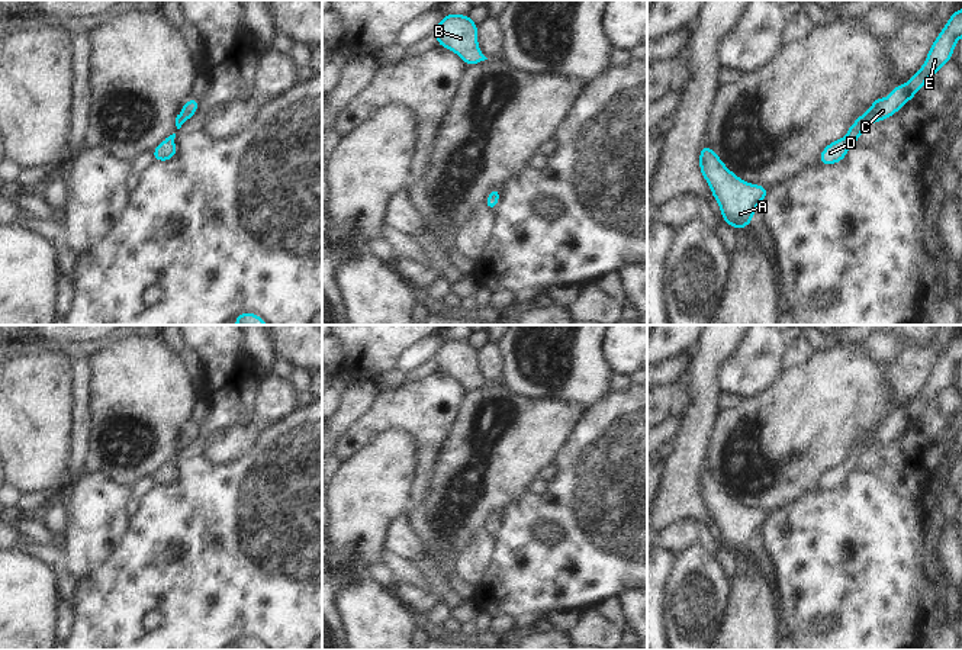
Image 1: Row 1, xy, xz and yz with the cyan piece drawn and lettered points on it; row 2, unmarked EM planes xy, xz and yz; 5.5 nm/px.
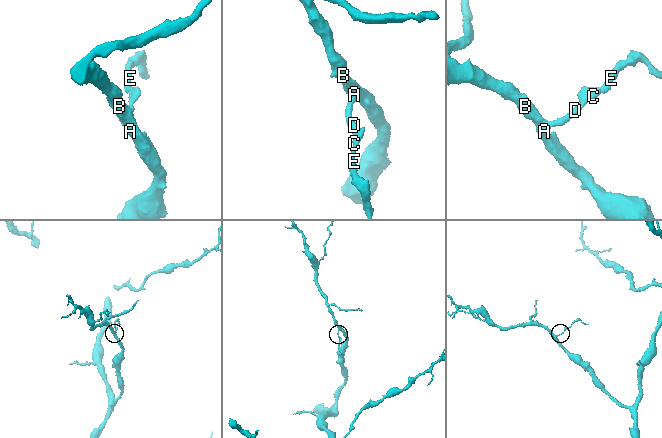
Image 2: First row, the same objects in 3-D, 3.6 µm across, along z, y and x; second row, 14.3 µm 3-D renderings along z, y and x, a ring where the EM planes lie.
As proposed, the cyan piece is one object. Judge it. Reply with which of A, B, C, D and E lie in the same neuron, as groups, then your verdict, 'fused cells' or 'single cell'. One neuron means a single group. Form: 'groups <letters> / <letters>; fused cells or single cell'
groups A B C D E; single cell

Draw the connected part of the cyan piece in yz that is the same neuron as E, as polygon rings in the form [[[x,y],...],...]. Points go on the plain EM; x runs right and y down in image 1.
[[[958,334],[947,345],[943,355],[933,367],[926,387],[904,411],[895,411],[888,418],[888,427],[882,427],[882,419],[878,421],[871,434],[853,447],[847,454],[847,461],[829,469],[818,483],[823,490],[843,486],[847,473],[858,467],[860,458],[876,445],[885,445],[895,440],[905,427],[911,427],[913,421],[936,399],[940,392],[952,384],[956,366],[962,363],[962,334]]]

